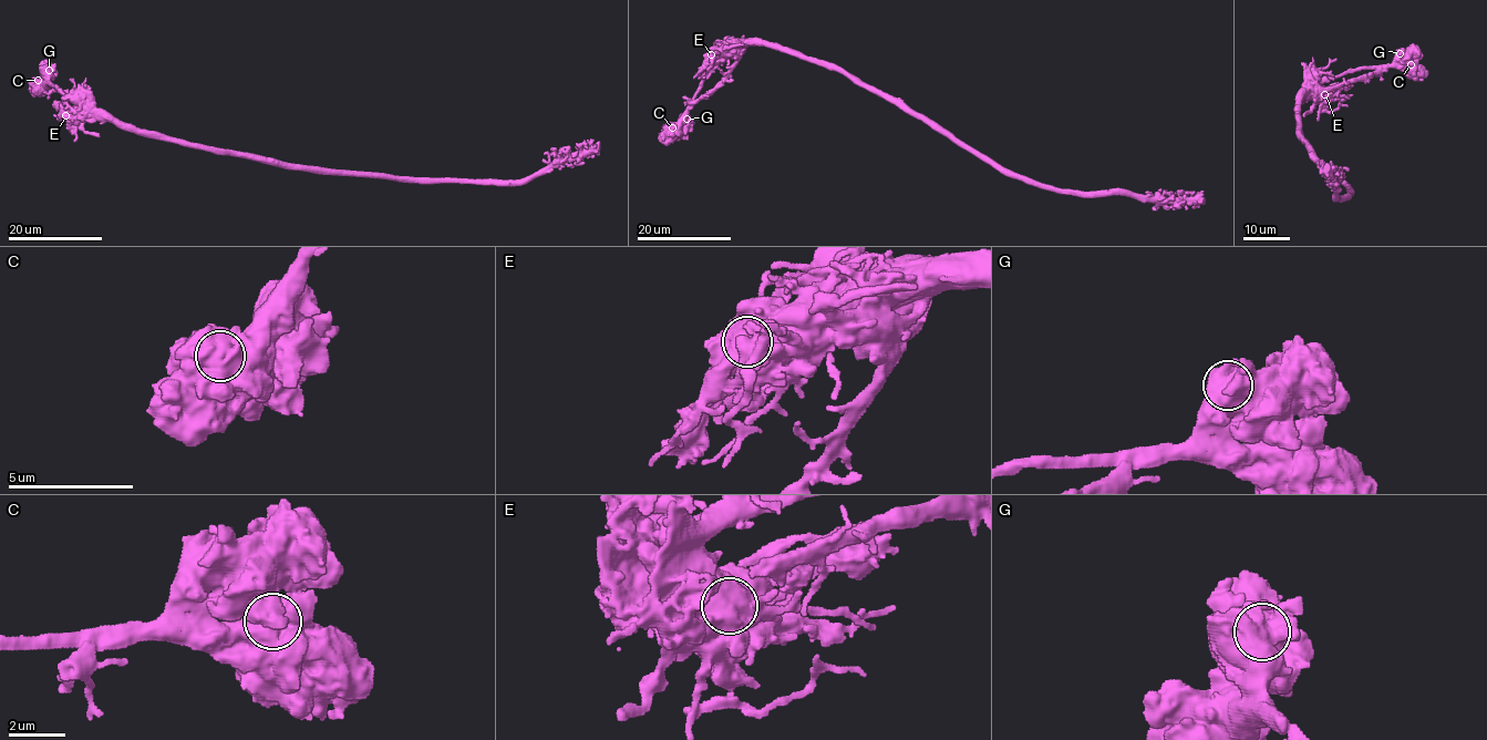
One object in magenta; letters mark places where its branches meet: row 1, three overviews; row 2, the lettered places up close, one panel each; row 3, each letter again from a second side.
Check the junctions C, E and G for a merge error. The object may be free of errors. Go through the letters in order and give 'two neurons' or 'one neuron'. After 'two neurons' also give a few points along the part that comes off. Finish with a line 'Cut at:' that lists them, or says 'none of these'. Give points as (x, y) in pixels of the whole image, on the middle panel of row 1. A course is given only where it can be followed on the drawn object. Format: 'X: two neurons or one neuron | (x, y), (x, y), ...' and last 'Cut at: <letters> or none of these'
C: one neuron
E: two neurons | (711, 55), (716, 51), (726, 51), (734, 58), (734, 65), (713, 89), (684, 105)
G: one neuron
Cut at: E

